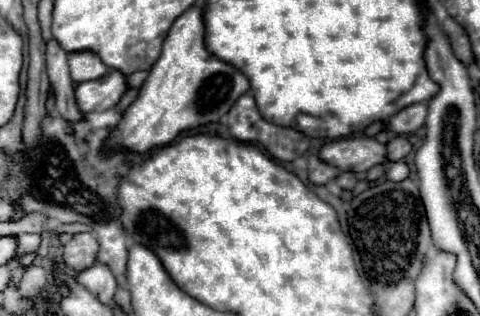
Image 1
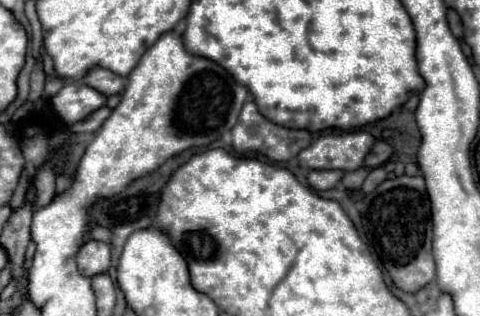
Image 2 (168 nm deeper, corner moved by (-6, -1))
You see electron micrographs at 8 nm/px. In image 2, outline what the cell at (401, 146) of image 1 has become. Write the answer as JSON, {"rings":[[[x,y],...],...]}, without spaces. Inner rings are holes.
{"rings":[[[377,141],[365,163],[367,163],[369,169],[375,169],[375,167],[381,167],[387,161],[391,161],[391,157],[393,157],[393,147],[385,141]]]}

